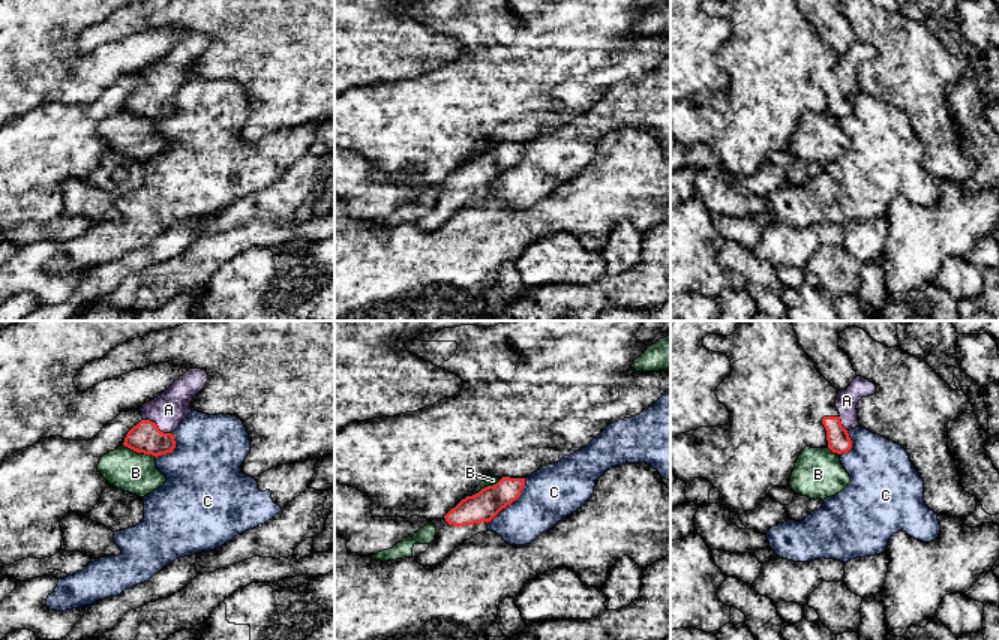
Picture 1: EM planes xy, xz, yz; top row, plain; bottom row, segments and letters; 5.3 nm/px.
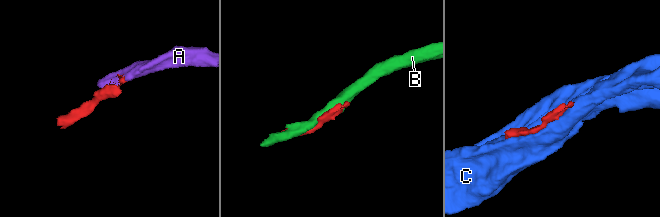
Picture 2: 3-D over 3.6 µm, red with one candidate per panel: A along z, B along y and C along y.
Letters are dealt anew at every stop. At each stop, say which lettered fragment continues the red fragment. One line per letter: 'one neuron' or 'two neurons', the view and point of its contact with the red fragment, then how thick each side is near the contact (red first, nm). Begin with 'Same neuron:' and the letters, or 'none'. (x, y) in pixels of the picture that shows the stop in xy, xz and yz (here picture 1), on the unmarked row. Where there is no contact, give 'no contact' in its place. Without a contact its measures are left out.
Same neuron: A
A: one neuron | xy (156, 90) | 160/190 nm
B: two neurons | xy (140, 116) | 160/220 nm
C: two neurons | xz (510, 167) | 160/300 nm

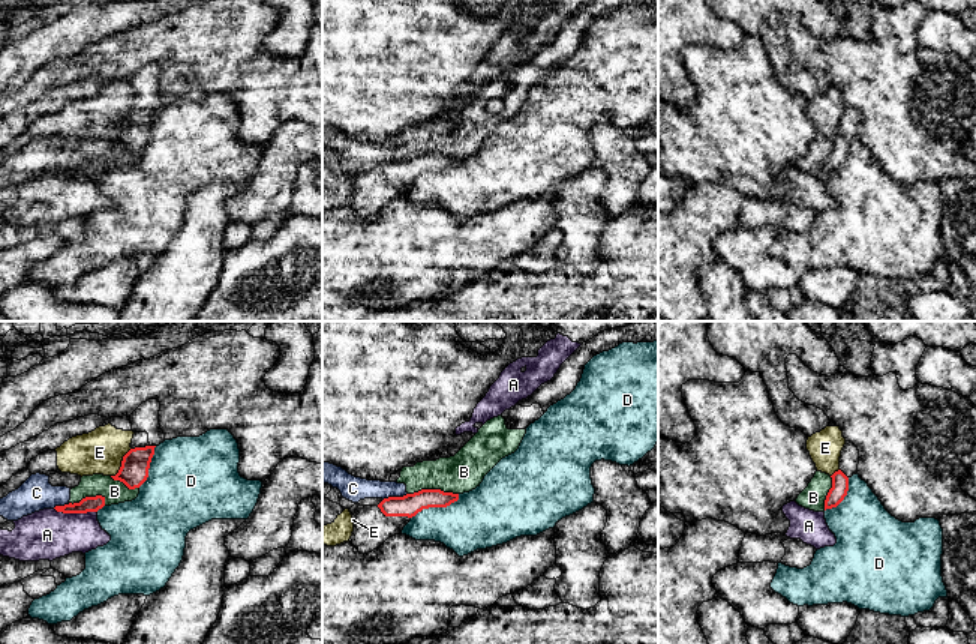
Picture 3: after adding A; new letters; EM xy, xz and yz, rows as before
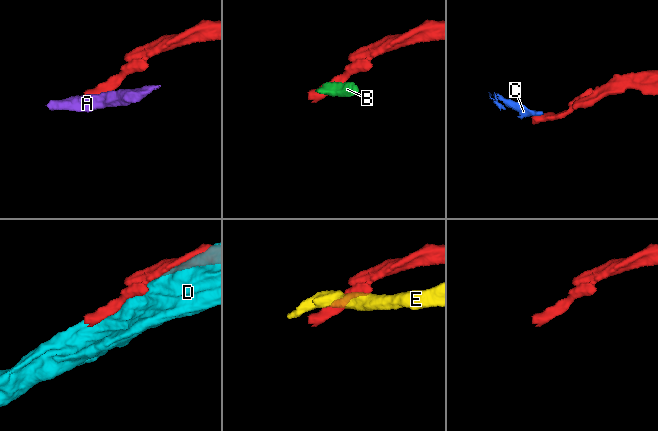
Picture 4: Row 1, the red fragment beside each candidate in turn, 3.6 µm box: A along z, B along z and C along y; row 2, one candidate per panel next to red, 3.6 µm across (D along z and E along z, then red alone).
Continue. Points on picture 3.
Same neuron: none
A: two neurons | xy (75, 176) | 80/280 nm
B: two neurons | xz (432, 153) | 120/200 nm
C: two neurons | xz (395, 161) | 120/130 nm
D: two neurons | xz (437, 170) | 120/320 nm
E: two neurons | xy (122, 126) | 160/240 nm

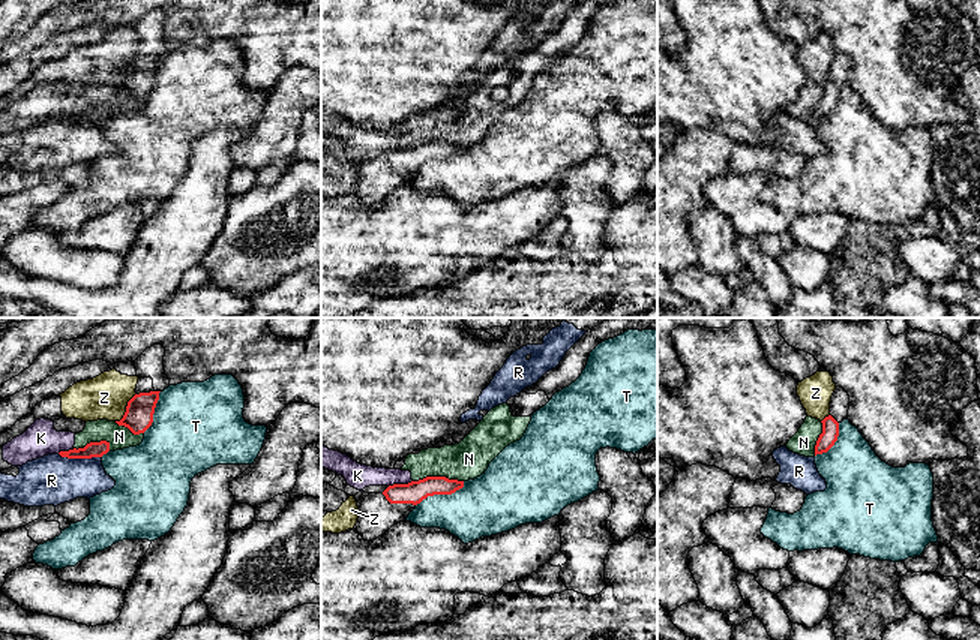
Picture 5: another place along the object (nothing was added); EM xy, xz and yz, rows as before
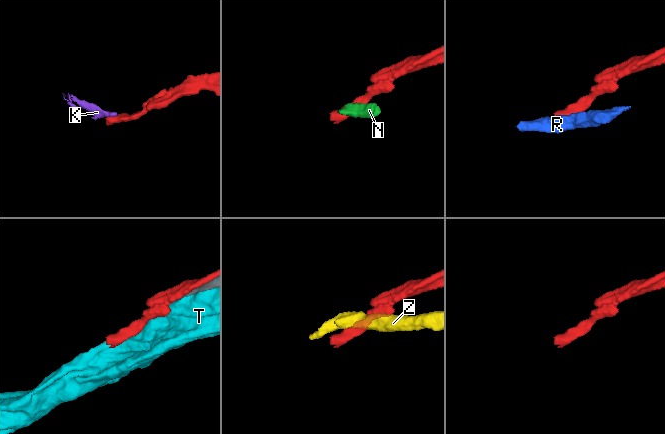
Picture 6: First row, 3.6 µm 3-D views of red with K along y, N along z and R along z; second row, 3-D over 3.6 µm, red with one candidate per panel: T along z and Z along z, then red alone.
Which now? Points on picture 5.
Same neuron: none
K: two neurons | xz (399, 149) | 120/130 nm
N: two neurons | xz (437, 141) | 120/200 nm
R: two neurons | xy (80, 122) | 80/280 nm
T: two neurons | xz (441, 158) | 120/320 nm
Z: two neurons | xy (126, 72) | 160/240 nm

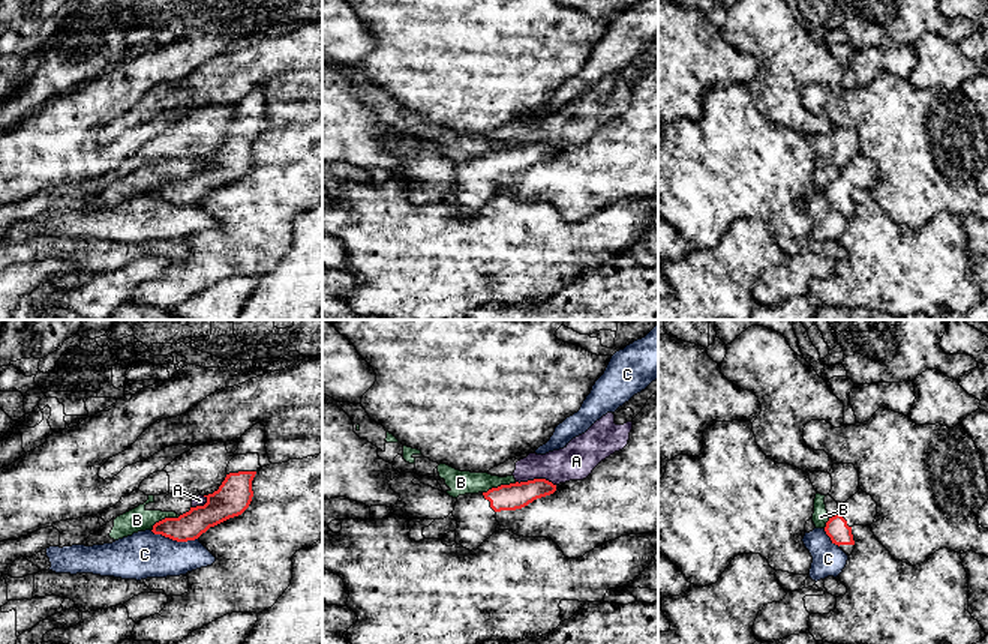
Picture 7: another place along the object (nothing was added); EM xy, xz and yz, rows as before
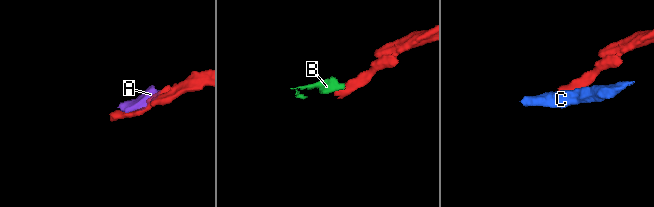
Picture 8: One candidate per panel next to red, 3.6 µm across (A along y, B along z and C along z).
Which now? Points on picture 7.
Same neuron: none
A: two neurons | xz (535, 143) | 140/200 nm
B: two neurons | xz (501, 149) | 140/130 nm
C: two neurons | xy (174, 203) | 150/260 nm

